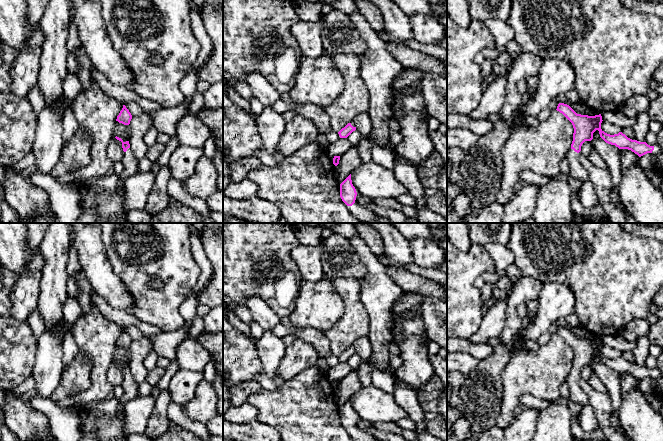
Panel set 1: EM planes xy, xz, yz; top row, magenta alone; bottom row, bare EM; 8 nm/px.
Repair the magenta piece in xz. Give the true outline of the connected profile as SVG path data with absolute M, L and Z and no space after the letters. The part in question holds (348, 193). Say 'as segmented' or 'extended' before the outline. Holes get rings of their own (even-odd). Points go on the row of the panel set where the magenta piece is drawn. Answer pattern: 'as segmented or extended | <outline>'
extended | M351 174L340 184L340 197L349 211L361 222L370 222L376 215L369 209L359 205L356 200L357 192L352 184Z

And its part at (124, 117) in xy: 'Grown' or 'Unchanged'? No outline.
Unchanged

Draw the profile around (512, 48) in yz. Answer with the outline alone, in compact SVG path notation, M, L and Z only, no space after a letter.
M511 41L506 45L505 51L513 56L514 58L517 58L521 54L520 47L516 44L515 41Z

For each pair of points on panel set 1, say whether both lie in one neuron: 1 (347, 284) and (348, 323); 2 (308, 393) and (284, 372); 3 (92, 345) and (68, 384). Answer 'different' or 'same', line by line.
1: same
2: different
3: different

